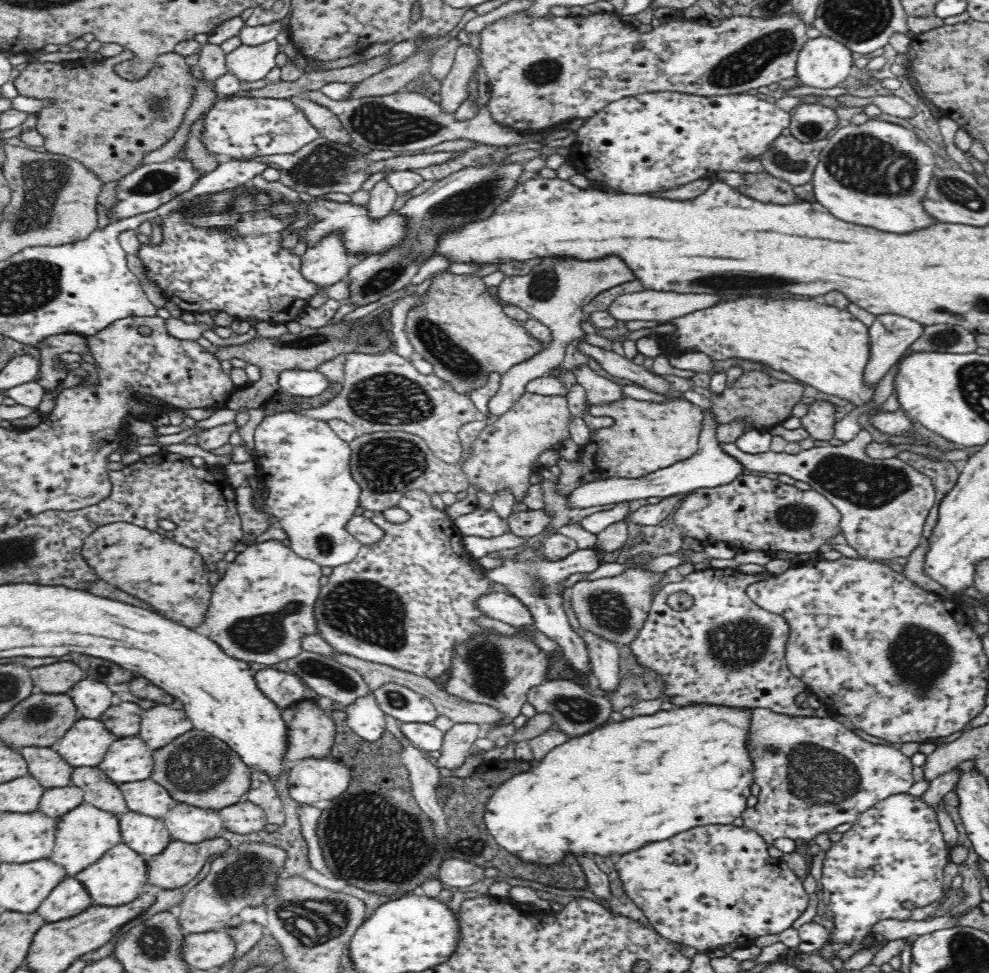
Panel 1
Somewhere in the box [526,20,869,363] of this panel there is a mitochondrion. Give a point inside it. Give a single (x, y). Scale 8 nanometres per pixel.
(746, 64)

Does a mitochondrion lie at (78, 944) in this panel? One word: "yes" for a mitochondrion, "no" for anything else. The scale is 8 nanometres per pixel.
no

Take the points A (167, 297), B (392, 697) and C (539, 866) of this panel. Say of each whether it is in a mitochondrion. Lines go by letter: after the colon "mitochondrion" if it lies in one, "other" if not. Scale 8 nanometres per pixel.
A: other
B: mitochondrion
C: other

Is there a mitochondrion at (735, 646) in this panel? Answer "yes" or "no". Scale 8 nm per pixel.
yes

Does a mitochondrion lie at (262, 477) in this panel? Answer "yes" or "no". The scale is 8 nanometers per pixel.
no

